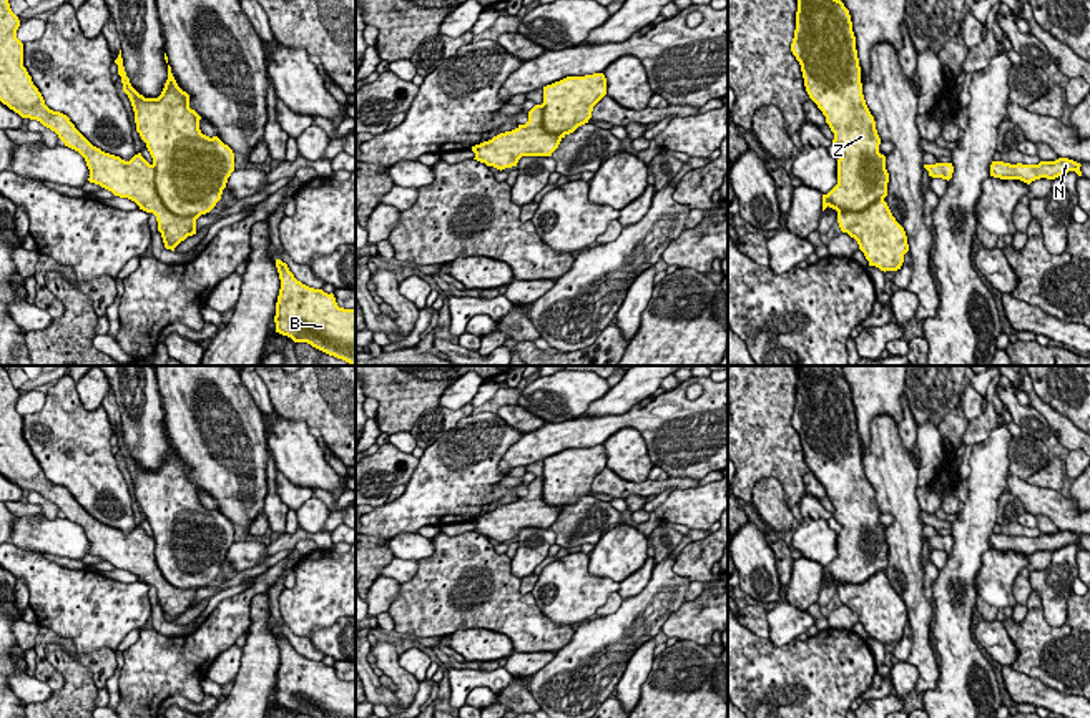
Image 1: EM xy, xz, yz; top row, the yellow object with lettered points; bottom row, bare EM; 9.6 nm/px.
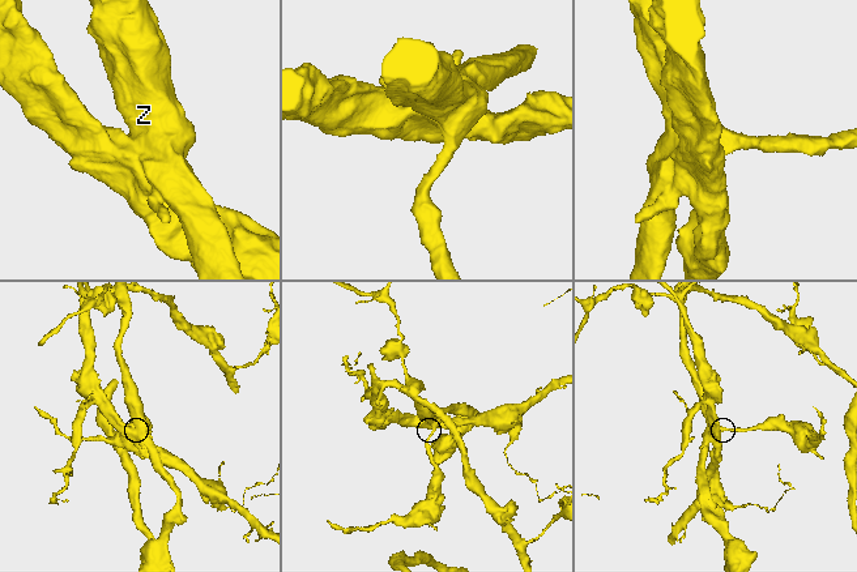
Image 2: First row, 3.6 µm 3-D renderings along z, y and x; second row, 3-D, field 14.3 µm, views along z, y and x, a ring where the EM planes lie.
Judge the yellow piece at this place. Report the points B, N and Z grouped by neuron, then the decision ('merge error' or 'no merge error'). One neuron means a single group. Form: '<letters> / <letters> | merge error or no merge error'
B N Z | no merge error

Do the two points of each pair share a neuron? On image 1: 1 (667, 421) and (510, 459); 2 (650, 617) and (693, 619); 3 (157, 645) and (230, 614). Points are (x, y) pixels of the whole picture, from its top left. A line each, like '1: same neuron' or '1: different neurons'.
1: same neuron
2: different neurons
3: same neuron

